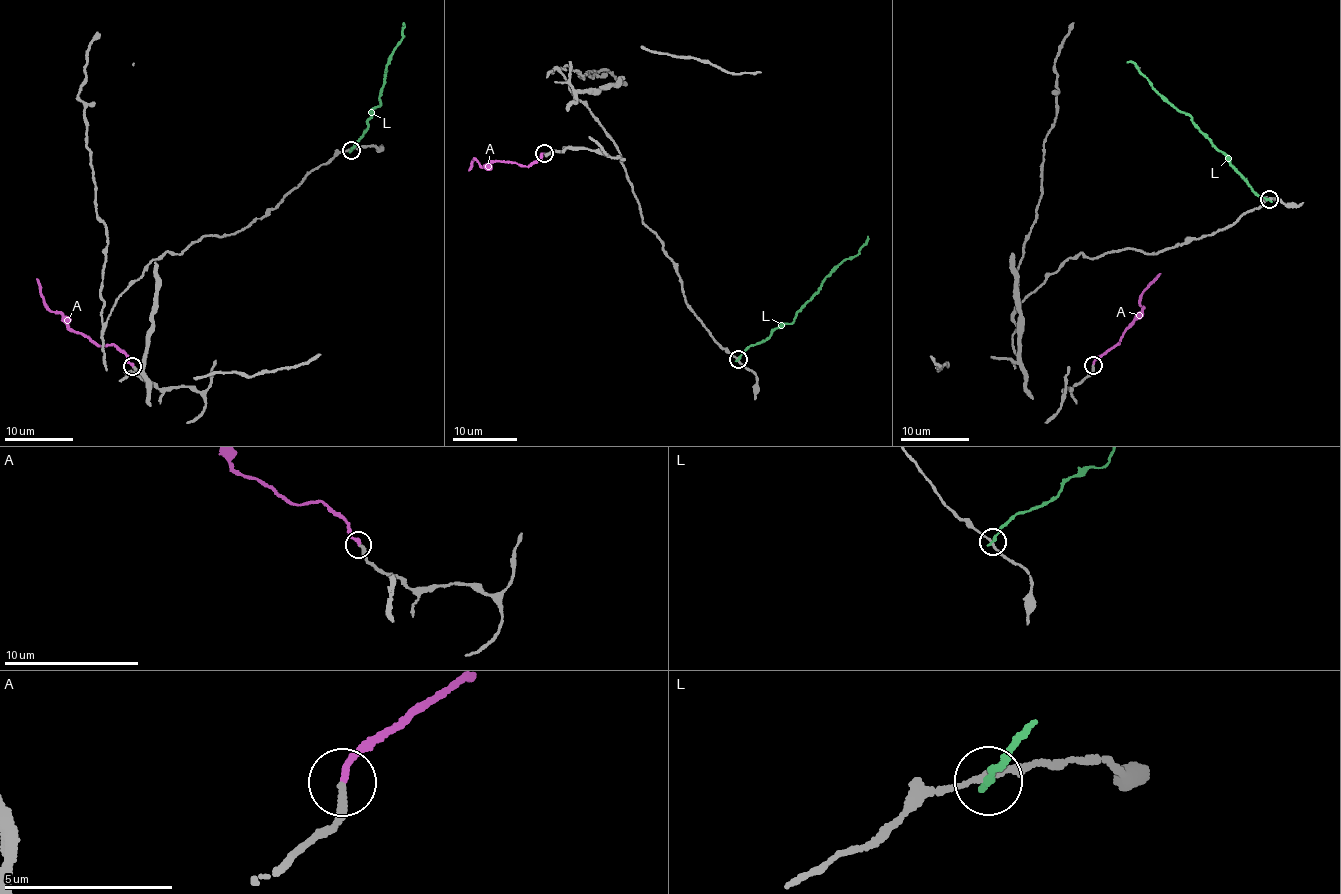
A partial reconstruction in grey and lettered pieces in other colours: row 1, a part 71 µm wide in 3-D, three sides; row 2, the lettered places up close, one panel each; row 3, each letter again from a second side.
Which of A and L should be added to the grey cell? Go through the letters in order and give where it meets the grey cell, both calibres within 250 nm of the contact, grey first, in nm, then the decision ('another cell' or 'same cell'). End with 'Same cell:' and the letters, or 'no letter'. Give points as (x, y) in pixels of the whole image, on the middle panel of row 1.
A: meets grey at (544, 153); 240 nm thick on the grey side, 200 nm on the other; same cell
L: meets grey at (738, 359); 160 nm thick on the grey side, 200 nm on the other; another cell
Same cell: A

